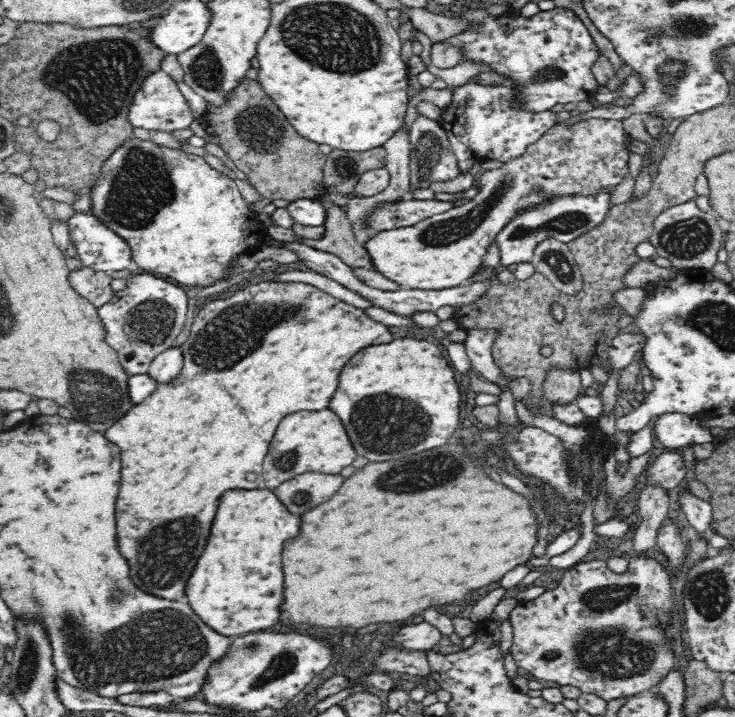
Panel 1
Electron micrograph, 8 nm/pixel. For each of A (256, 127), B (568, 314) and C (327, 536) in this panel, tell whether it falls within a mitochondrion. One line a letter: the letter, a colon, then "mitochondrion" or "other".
A: mitochondrion
B: other
C: other

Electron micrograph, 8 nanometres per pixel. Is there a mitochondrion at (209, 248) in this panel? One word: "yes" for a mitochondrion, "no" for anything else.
no

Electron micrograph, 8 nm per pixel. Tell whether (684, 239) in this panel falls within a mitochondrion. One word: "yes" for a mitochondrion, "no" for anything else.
yes

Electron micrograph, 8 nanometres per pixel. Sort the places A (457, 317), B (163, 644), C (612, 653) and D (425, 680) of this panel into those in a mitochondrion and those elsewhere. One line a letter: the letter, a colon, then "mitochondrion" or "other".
A: other
B: mitochondrion
C: mitochondrion
D: other

